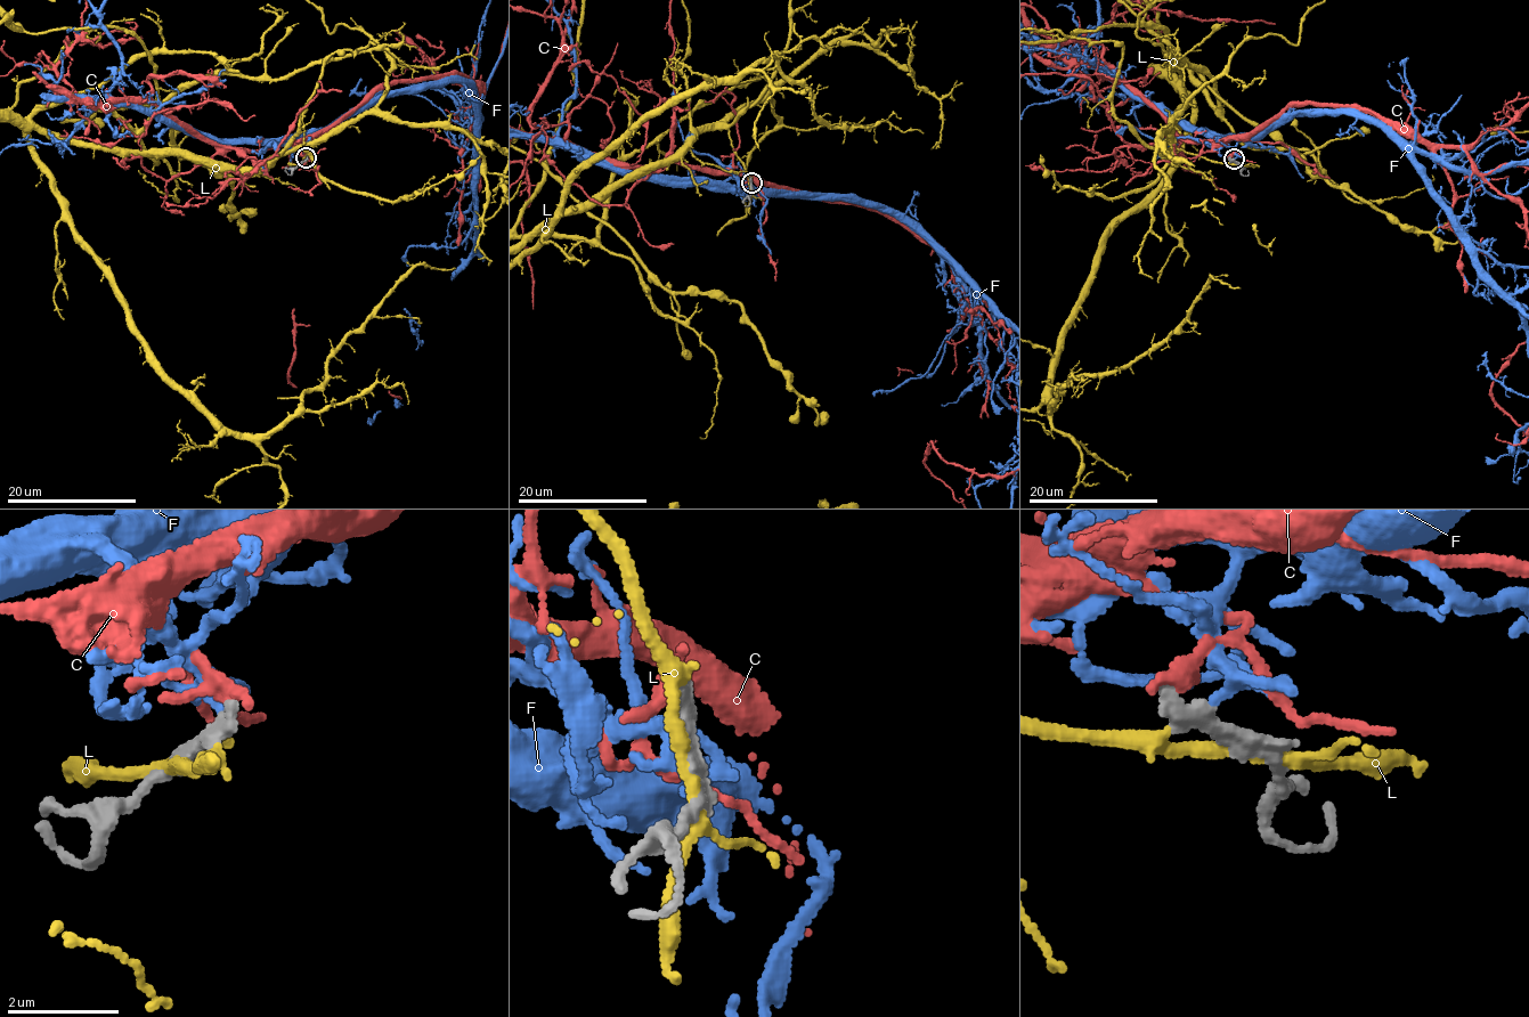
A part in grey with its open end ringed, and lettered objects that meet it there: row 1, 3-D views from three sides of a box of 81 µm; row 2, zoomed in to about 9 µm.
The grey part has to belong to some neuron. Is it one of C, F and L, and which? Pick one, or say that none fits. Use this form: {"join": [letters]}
{"join": ["F"]}

